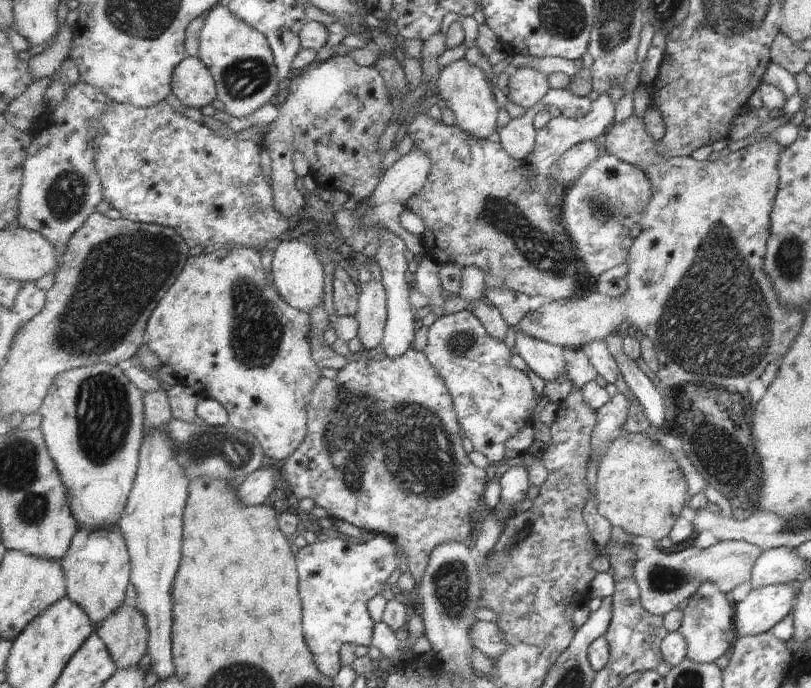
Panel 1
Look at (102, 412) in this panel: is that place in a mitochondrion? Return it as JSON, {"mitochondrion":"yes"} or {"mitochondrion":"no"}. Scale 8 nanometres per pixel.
{"mitochondrion":"yes"}

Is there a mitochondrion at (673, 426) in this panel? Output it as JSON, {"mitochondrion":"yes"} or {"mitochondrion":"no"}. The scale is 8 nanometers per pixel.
{"mitochondrion":"no"}

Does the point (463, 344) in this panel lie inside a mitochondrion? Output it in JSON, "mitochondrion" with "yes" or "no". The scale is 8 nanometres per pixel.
{"mitochondrion":"yes"}

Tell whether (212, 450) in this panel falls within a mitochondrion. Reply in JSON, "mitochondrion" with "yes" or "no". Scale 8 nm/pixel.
{"mitochondrion":"yes"}

